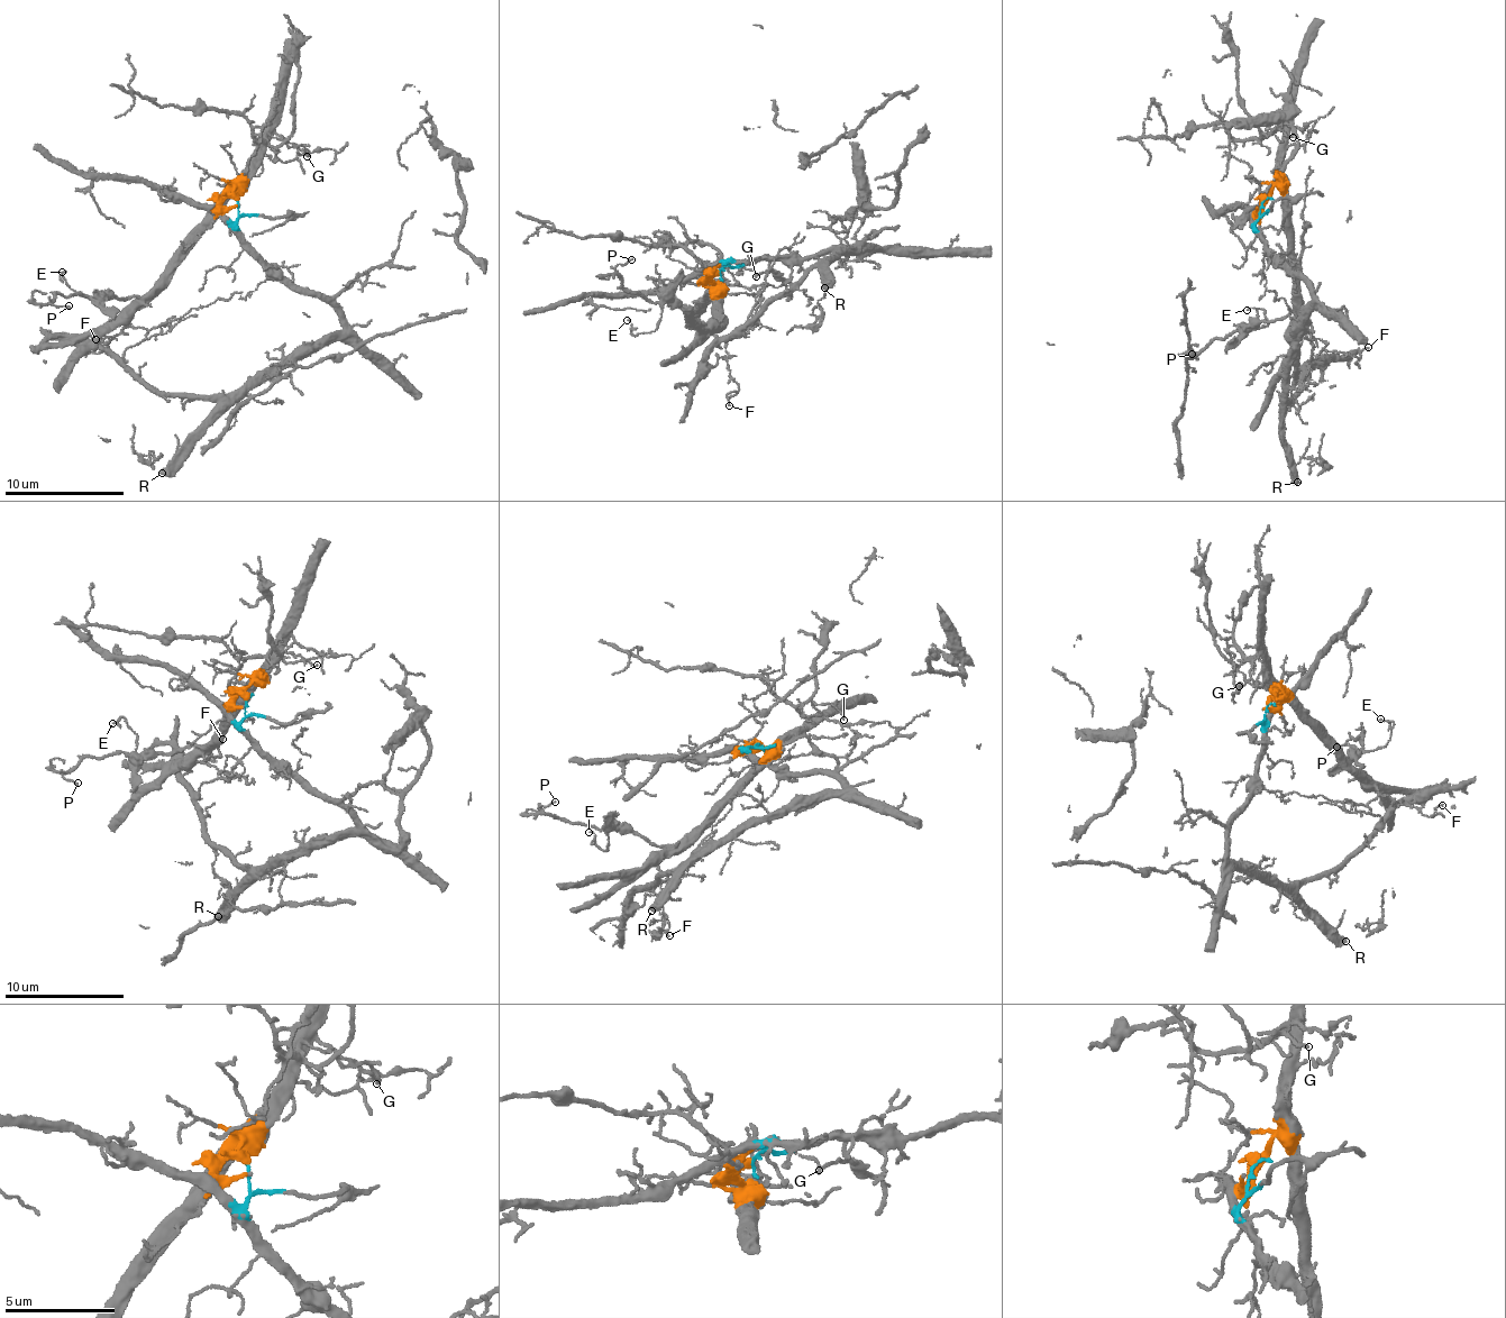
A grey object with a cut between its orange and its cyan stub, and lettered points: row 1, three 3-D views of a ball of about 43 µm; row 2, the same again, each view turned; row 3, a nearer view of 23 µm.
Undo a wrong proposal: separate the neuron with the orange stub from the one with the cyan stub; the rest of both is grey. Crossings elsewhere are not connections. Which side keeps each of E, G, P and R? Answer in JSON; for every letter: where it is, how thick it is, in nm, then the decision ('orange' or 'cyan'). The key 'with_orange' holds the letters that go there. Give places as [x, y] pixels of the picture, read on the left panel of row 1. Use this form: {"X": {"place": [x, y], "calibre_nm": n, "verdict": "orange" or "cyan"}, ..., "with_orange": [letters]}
{"E": {"place": [62, 272], "calibre_nm": 100, "verdict": "orange"}, "G": {"place": [307, 156], "calibre_nm": 70, "verdict": "orange"}, "P": {"place": [69, 305], "calibre_nm": 120, "verdict": "orange"}, "R": {"place": [162, 473], "calibre_nm": 500, "verdict": "cyan"}, "with_orange": ["E", "G", "P"]}

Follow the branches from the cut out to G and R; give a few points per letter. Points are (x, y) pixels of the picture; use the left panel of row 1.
G: (238, 198), (231, 192), (265, 134), (303, 145), (308, 157)
R: (238, 198), (236, 226), (281, 275), (323, 295), (341, 328), (308, 341), (213, 423), (193, 449), (161, 474)

